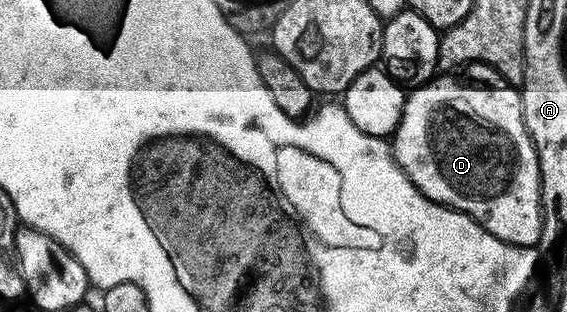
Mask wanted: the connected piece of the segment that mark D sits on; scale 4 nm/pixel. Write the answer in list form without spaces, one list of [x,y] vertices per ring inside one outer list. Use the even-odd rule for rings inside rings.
[[[446,79],[443,83],[431,81],[422,86],[413,88],[407,94],[406,104],[402,110],[402,116],[398,122],[398,128],[392,136],[392,152],[399,169],[407,175],[416,185],[421,195],[426,195],[434,203],[440,203],[443,207],[452,207],[455,211],[463,211],[469,219],[476,220],[485,231],[492,233],[500,241],[511,243],[517,247],[534,247],[542,232],[542,210],[540,209],[540,169],[536,149],[528,137],[528,129],[524,129],[524,117],[522,116],[522,96],[519,88],[514,85],[498,85],[502,87],[469,87],[468,84],[453,83]],[[426,123],[430,123],[430,147],[426,147]]]

